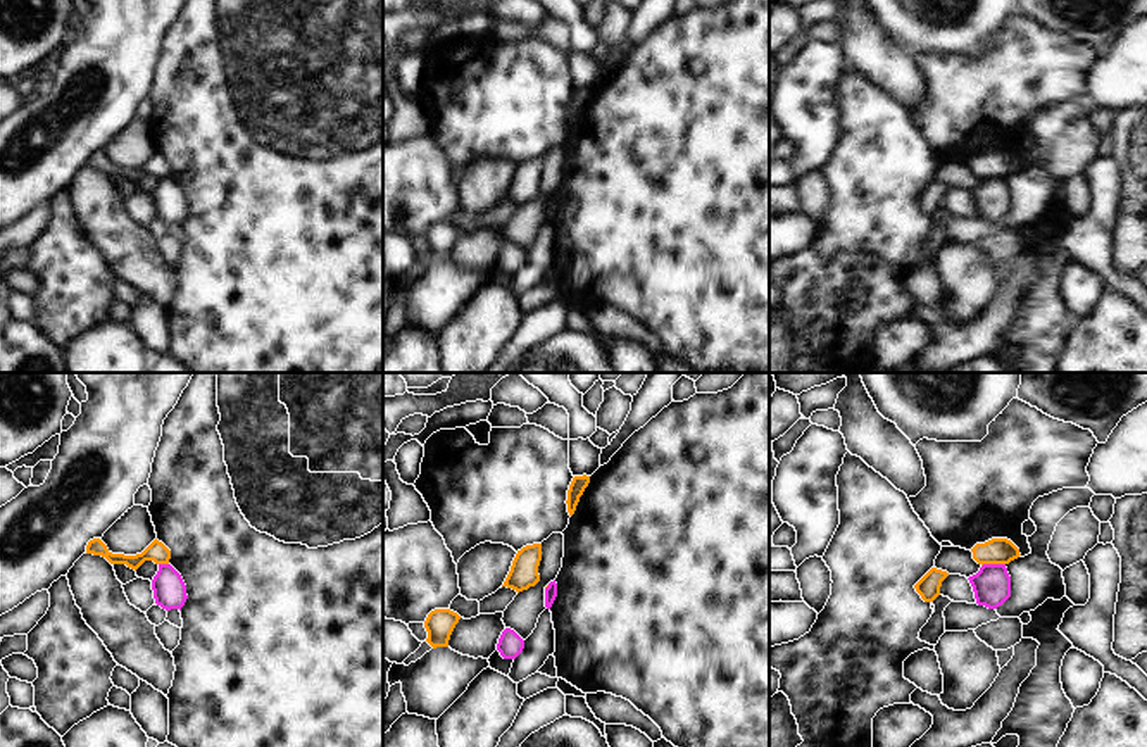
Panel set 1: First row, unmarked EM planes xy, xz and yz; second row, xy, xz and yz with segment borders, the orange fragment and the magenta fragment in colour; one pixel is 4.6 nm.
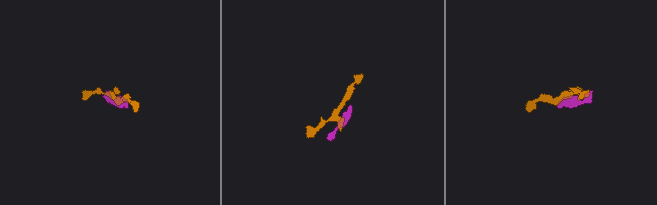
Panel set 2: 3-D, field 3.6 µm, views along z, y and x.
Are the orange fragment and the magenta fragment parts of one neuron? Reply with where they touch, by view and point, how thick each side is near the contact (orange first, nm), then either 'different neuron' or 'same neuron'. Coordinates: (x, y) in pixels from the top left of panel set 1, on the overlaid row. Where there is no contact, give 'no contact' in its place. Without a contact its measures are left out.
yz (992, 563) | 130/180 nm | different neuron

